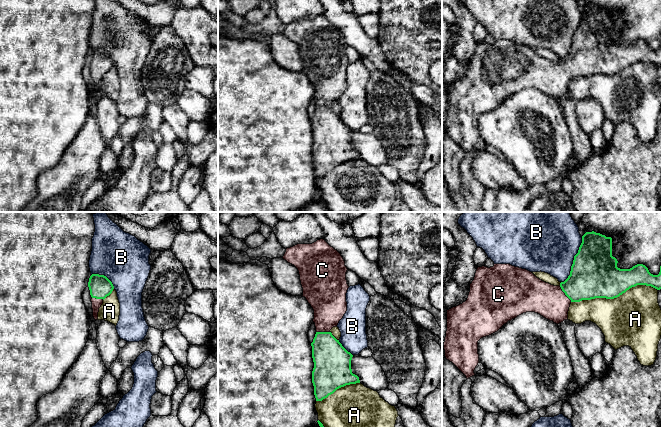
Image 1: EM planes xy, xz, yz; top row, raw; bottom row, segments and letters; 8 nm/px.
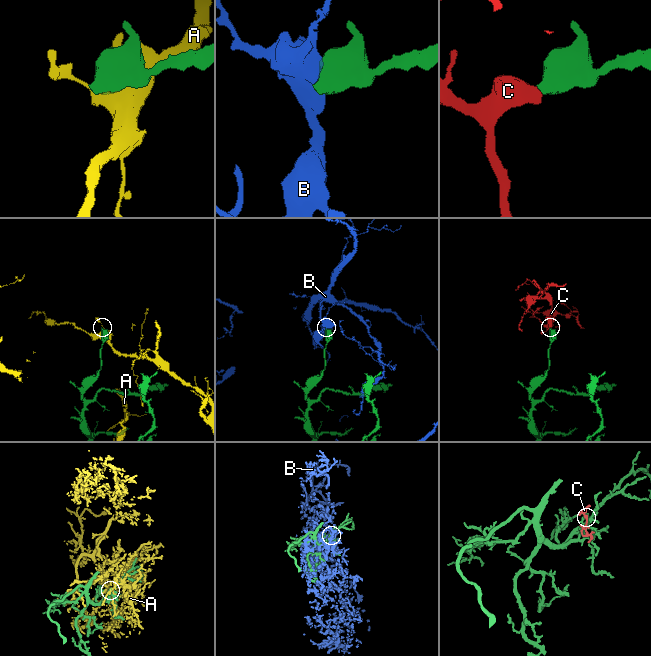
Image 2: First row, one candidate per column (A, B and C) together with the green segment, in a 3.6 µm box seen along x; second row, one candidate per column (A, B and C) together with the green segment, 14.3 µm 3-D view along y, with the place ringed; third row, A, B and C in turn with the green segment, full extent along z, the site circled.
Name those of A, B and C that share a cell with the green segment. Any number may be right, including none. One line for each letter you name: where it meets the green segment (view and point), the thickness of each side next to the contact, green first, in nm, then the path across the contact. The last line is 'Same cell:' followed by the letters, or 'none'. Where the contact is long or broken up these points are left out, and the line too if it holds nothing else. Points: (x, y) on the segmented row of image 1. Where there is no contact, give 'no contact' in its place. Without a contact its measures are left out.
C: yz (565, 294) | 340/280 nm | across yz (591, 277), (565, 294), (534, 295)
Same cell: C

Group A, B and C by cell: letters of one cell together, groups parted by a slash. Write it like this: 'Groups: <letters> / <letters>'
Groups: A / B / C

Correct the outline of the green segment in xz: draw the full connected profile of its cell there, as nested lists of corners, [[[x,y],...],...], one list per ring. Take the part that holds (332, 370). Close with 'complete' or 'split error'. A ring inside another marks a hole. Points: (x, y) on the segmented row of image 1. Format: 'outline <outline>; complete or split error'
outline [[[324,239],[312,244],[297,244],[287,248],[282,258],[298,269],[303,288],[302,296],[314,310],[313,322],[316,334],[311,343],[314,362],[312,383],[316,401],[322,401],[341,387],[360,383],[359,377],[352,373],[353,355],[330,332],[333,327],[338,325],[347,311],[346,293],[349,286],[346,272],[348,269],[341,254]]]; split error

